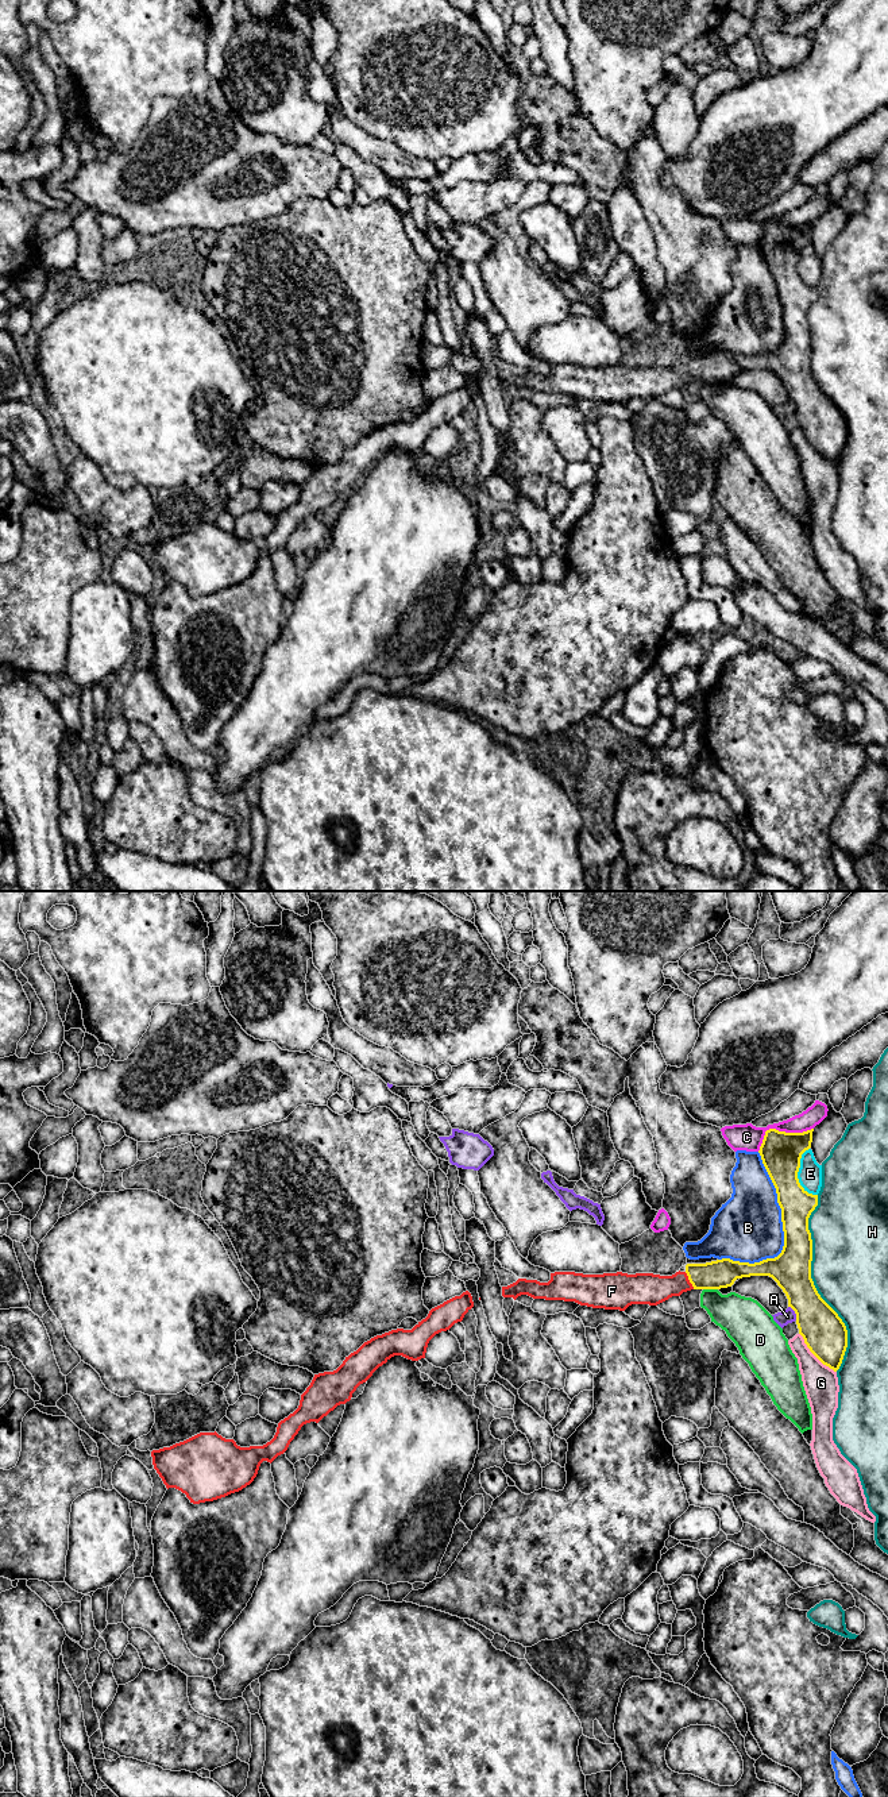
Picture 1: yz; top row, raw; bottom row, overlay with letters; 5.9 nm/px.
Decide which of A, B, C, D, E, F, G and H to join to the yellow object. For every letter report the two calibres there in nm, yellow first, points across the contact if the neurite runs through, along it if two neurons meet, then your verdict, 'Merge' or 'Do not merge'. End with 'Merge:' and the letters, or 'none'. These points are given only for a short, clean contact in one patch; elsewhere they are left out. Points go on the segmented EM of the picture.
A: Thickness 260 nm (yellow) against 80 nm. Do not merge
B: Thickness 240 nm (yellow) against 400 nm. Do not merge
C: Thickness 240 nm (yellow) against 160 nm. Do not merge
D: Thickness 170 nm (yellow) against 240 nm. Do not merge
E: Thickness 240 nm (yellow) against 140 nm. Do not merge
F: Thickness 170 nm (yellow) against 190 nm. Path across: yz (721, 1273), (688, 1279), (675, 1285), (648, 1288). Merge
G: Thickness 260 nm (yellow) against 200 nm. Do not merge
H: Thickness 240 nm (yellow) against 460 nm. Do not merge
Merge: F

